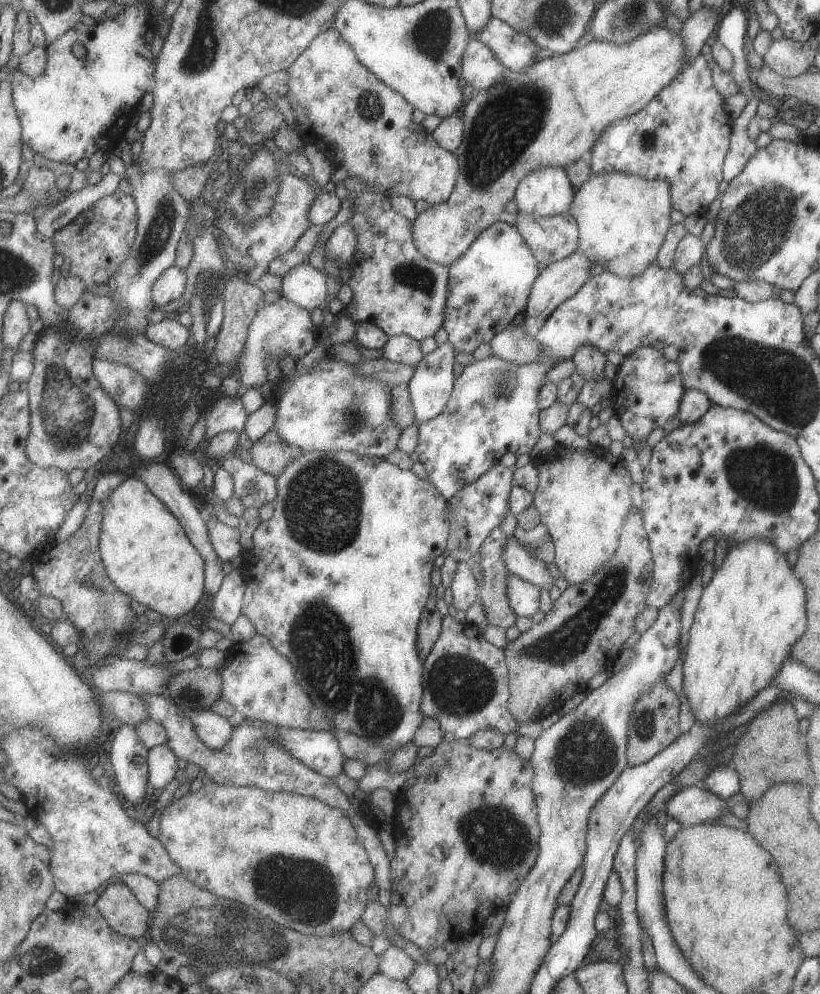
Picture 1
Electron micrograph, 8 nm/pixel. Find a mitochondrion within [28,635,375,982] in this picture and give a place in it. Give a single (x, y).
(231, 933)

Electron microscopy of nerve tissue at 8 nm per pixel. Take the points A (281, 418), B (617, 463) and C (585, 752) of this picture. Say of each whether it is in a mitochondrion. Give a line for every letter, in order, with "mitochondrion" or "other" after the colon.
A: other
B: other
C: mitochondrion

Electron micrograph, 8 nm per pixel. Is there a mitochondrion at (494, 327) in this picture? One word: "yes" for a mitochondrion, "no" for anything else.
no

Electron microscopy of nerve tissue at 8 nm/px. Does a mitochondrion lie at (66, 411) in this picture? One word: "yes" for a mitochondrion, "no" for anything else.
yes

